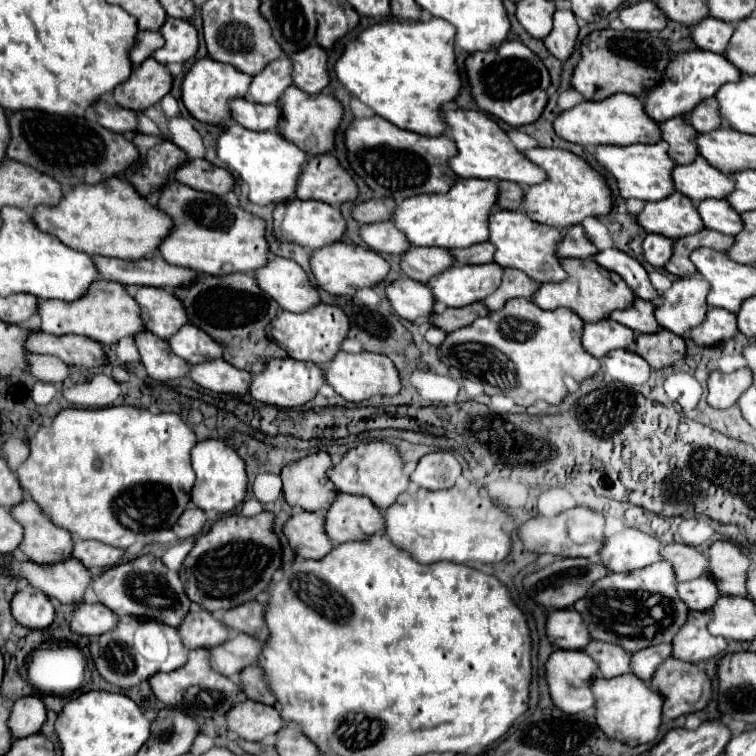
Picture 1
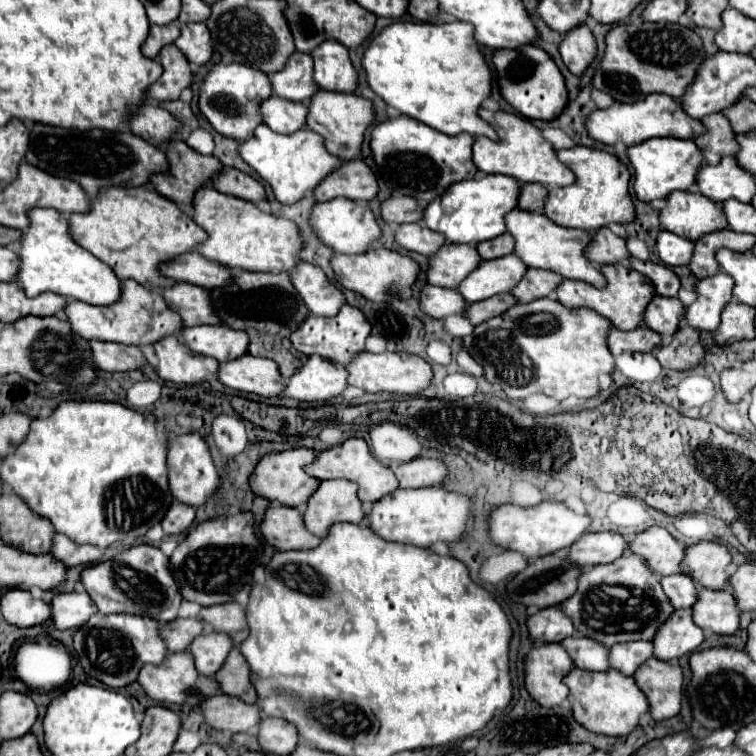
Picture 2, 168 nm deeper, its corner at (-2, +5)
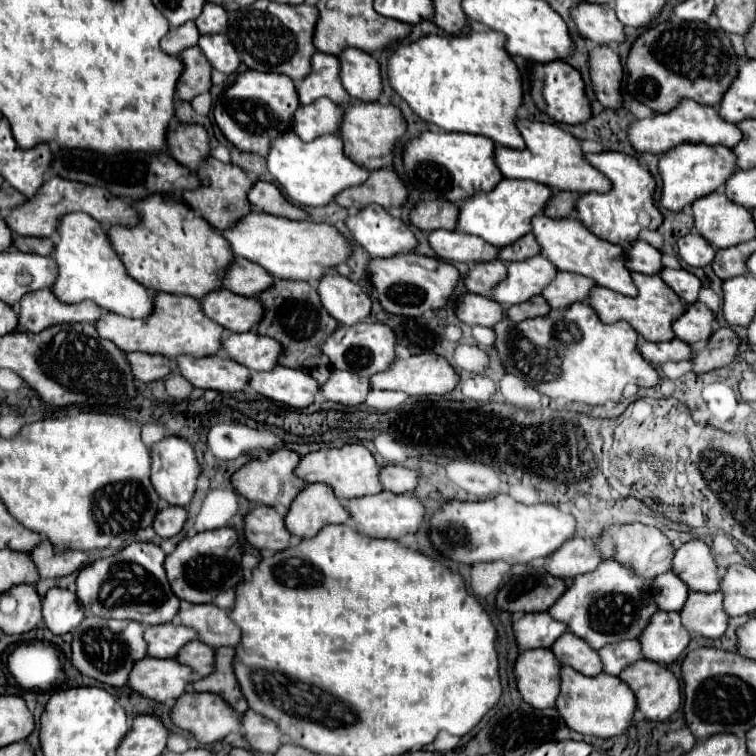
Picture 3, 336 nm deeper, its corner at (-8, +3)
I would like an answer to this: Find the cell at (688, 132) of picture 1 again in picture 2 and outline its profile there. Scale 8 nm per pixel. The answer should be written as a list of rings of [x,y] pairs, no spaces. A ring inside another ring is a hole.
[[[711,113],[703,117],[701,123],[705,127],[705,133],[695,137],[693,141],[703,153],[705,163],[719,163],[723,155],[733,155],[737,143],[729,121],[719,113]]]

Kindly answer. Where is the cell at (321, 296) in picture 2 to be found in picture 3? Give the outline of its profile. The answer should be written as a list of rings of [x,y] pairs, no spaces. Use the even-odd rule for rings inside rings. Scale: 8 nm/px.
[[[325,273],[319,281],[319,297],[323,307],[335,317],[341,325],[355,325],[357,321],[365,321],[371,313],[369,295],[347,277]]]

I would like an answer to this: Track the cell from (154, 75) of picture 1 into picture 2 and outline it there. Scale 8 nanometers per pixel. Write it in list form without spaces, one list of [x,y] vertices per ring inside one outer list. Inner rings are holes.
[[[167,45],[163,51],[159,51],[157,61],[163,67],[163,75],[147,89],[145,99],[179,99],[179,93],[191,85],[191,69],[185,55],[175,45]]]

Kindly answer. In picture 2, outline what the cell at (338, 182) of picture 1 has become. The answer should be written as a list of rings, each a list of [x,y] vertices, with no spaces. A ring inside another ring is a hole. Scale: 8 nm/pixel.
[[[351,159],[343,161],[341,167],[337,167],[331,175],[327,175],[313,189],[313,195],[319,203],[335,197],[369,201],[377,195],[377,181],[373,171],[361,159]]]

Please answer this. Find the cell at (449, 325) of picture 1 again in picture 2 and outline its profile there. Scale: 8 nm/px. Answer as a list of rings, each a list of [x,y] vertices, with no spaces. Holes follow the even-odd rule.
[[[501,293],[501,295],[495,295],[495,297],[489,297],[489,299],[483,299],[479,303],[471,303],[467,305],[465,309],[465,317],[469,319],[471,325],[479,325],[495,315],[501,315],[503,311],[507,311],[509,307],[513,307],[517,301],[513,299],[513,295],[509,293]]]

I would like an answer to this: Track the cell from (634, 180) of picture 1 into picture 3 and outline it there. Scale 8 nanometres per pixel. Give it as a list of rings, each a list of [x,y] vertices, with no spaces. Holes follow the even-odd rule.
[[[677,145],[667,151],[659,161],[659,173],[663,179],[663,191],[659,203],[671,211],[681,211],[683,207],[693,205],[695,199],[701,199],[717,191],[731,173],[737,171],[733,161],[733,149],[723,145]]]

